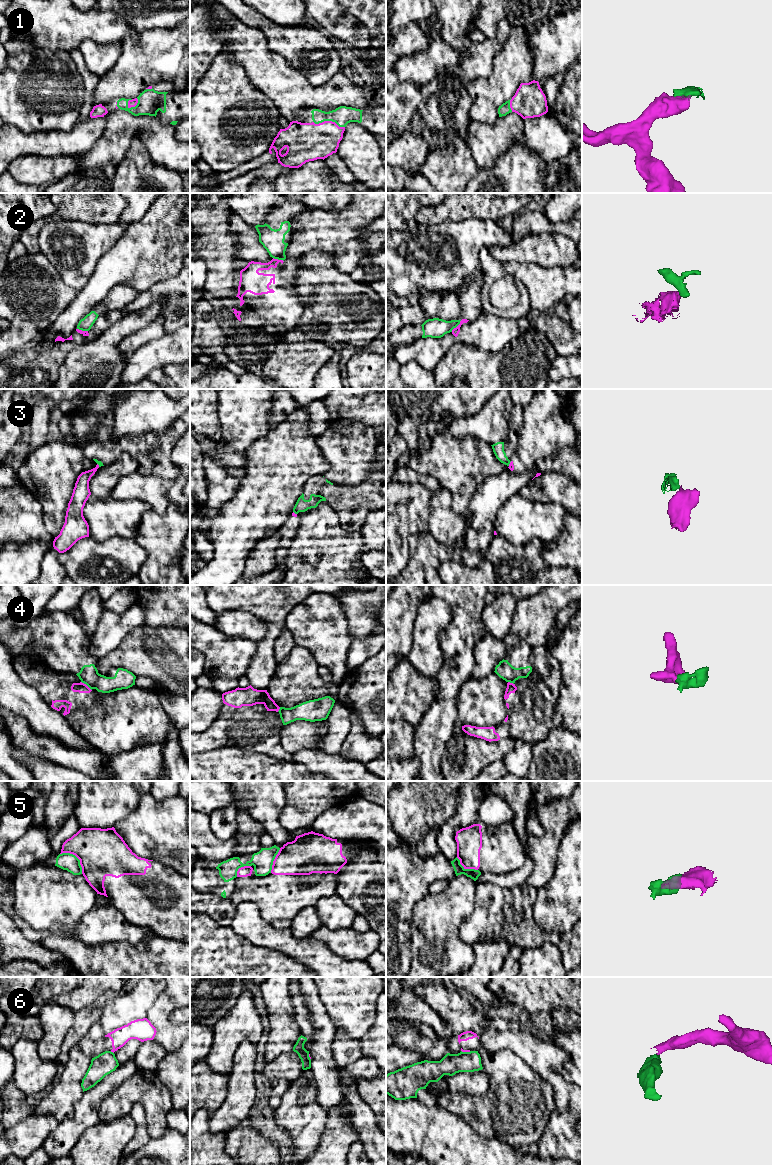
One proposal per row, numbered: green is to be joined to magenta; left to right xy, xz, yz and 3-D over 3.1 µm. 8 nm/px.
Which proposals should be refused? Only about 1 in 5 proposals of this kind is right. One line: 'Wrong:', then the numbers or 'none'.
Wrong: 2, 3, 4, 5, 6

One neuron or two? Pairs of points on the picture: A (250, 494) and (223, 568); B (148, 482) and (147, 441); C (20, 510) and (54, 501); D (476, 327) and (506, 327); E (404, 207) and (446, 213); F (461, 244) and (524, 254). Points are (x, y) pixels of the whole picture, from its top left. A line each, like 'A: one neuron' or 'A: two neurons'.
A: one neuron
B: two neurons
C: two neurons
D: one neuron
E: two neurons
F: two neurons

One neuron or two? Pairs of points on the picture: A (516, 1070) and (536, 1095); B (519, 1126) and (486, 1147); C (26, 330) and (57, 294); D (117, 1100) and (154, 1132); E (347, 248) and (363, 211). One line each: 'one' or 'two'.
A: one
B: two
C: one
D: one
E: one

